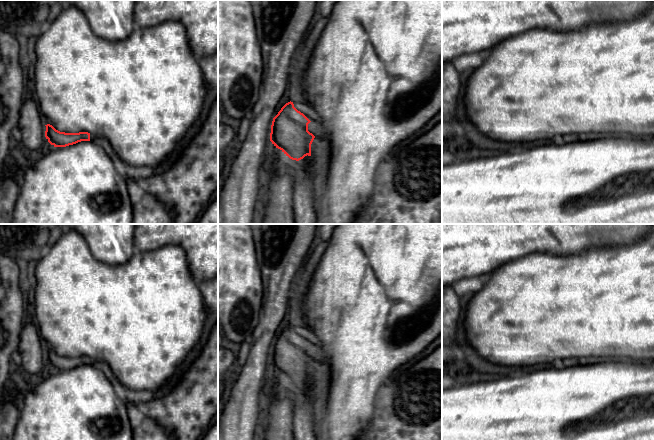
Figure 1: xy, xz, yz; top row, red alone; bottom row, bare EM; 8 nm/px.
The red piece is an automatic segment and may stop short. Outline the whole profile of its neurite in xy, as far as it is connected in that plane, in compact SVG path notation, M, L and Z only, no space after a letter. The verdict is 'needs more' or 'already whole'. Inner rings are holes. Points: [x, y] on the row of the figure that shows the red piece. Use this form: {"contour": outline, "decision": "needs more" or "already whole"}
{"contour": "M47 124L45 137L54 147L66 147L81 141L94 141L98 136L88 132L65 133L56 130L52 125Z", "decision": "needs more"}

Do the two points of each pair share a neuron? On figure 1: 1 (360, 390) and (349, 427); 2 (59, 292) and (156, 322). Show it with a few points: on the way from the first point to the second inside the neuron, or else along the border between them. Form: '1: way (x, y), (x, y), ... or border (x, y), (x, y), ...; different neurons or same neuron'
1: way (352, 399), (349, 418); same neuron
2: way (83, 305), (86, 308), (132, 316); same neuron

